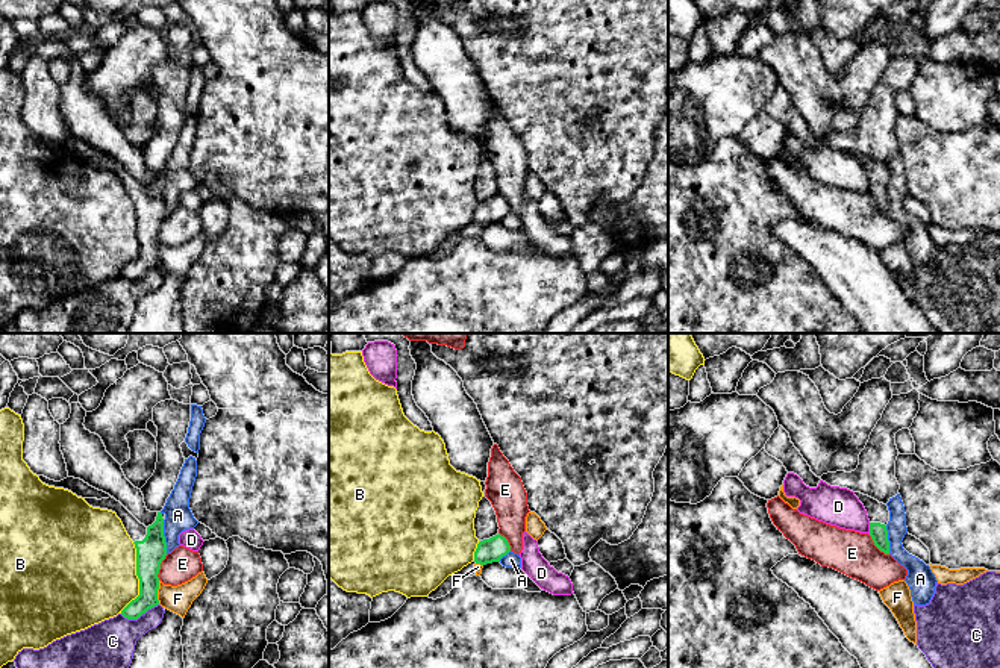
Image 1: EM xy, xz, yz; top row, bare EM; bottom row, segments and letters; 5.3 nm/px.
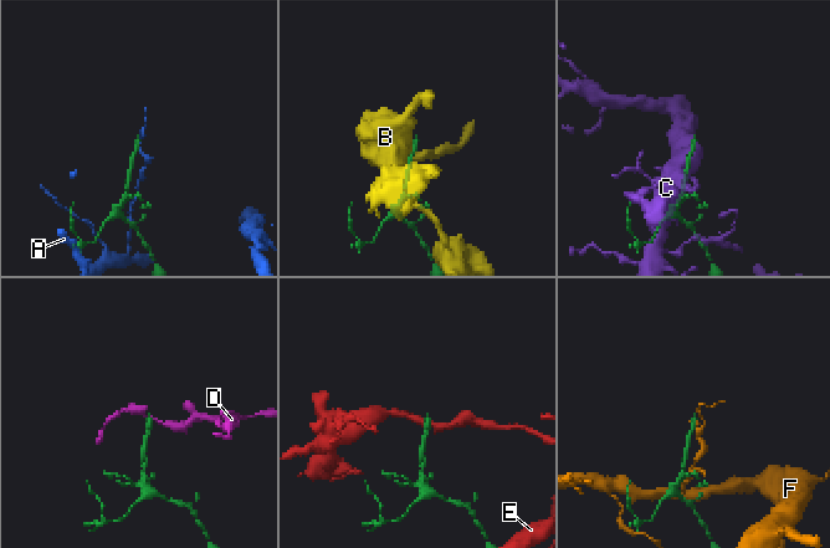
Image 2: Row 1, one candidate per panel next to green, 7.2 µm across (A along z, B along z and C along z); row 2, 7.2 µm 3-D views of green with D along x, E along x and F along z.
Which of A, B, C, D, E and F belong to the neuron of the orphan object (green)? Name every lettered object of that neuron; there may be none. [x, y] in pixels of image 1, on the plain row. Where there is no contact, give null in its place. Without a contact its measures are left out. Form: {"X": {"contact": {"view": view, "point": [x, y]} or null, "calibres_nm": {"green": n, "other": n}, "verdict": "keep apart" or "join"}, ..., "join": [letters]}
{"A": {"contact": {"view": "xy", "point": [164, 197]}, "calibres_nm": {"green": 160, "other": 140}, "verdict": "keep apart"}, "B": {"contact": {"view": "xy", "point": [138, 238]}, "calibres_nm": {"green": 160, "other": 480}, "verdict": "keep apart"}, "C": {"contact": {"view": "xy", "point": [138, 277]}, "calibres_nm": {"green": 120, "other": 300}, "verdict": "keep apart"}, "D": {"contact": {"view": "yz", "point": [870, 190]}, "calibres_nm": {"green": 90, "other": 200}, "verdict": "keep apart"}, "E": {"contact": {"view": "xy", "point": [159, 227]}, "calibres_nm": {"green": 160, "other": 180}, "verdict": "keep apart"}, "F": {"contact": {"view": "xy", "point": [156, 253]}, "calibres_nm": {"green": 160, "other": 140}, "verdict": "keep apart"}, "join": []}

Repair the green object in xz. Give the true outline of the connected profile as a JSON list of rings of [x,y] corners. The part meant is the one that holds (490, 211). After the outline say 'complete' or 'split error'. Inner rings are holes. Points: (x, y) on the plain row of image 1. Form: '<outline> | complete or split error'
[[[498,194],[477,204],[477,209],[474,212],[474,223],[480,226],[500,223],[500,220],[506,217],[509,212],[511,206],[508,200]]] | complete

